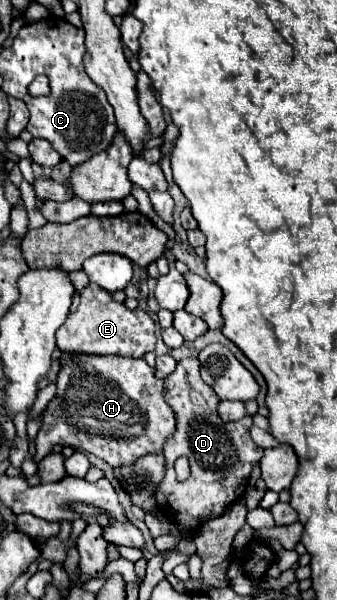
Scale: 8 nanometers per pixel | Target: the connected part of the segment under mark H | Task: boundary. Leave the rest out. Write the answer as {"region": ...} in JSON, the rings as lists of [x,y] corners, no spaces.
{"region":[[[61,356],[61,370],[57,376],[57,394],[47,406],[43,426],[35,438],[35,462],[43,460],[55,444],[81,448],[103,458],[113,468],[129,466],[137,458],[161,452],[167,436],[175,432],[175,414],[163,398],[163,380],[155,378],[155,370],[145,360],[121,356]]]}

